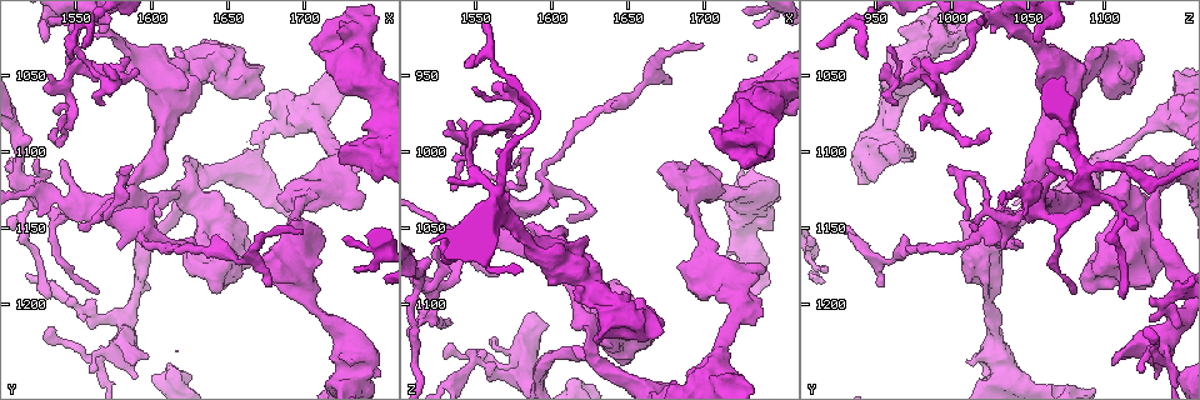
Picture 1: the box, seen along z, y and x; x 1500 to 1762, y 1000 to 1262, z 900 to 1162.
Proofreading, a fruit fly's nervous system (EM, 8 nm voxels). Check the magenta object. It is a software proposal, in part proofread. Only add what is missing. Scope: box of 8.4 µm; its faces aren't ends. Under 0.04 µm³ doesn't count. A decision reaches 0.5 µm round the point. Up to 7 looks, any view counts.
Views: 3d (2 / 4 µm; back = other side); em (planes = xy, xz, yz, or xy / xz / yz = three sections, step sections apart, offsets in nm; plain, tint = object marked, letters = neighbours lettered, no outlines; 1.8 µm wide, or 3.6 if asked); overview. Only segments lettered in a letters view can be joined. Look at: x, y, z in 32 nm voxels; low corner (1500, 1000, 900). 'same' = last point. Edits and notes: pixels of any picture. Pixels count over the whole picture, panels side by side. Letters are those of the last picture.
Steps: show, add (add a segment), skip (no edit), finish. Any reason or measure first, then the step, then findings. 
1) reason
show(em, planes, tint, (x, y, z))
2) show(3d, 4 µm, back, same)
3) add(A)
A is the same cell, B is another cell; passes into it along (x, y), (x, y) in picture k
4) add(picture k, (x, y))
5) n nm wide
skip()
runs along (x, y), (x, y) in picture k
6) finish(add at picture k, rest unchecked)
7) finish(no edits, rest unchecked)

a fork
show(3d, 4 µm, (1524, 1132, 1088))

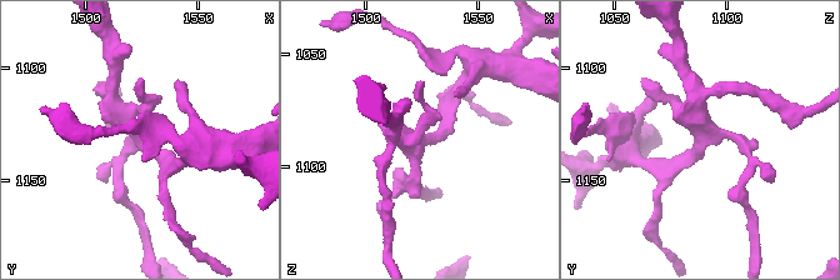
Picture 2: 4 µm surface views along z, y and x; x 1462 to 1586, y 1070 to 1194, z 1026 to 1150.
show(em, 3.6 µm, xy, step 4, tint, (1523, 1132, 1089))

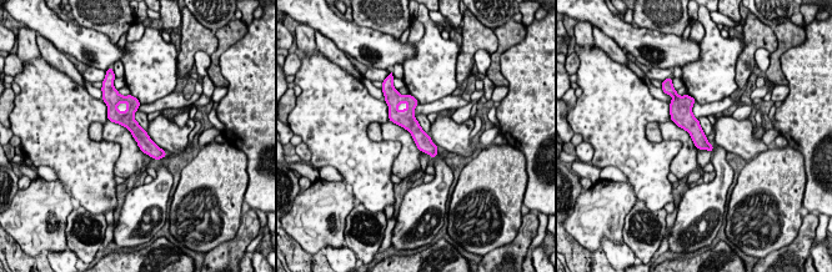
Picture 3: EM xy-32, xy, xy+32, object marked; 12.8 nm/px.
show(em, 3.6 µm, planes, letters, same)

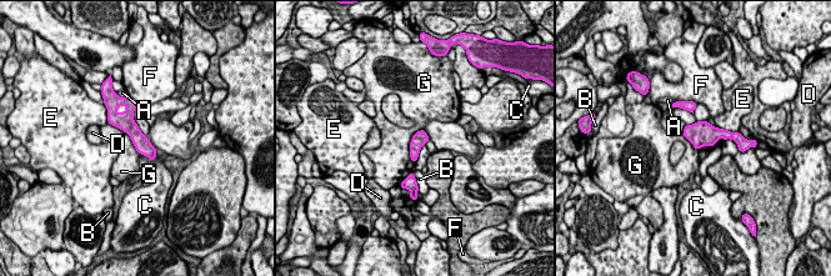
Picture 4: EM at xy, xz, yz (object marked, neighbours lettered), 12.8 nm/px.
skip()
A, B, C, D, E, F and G are other cells; border along (108, 123), (121, 129), (140, 155) in picture 4; none of them fits

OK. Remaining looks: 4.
sharp bend
show(em, planes, plain, (1580, 1048, 974))

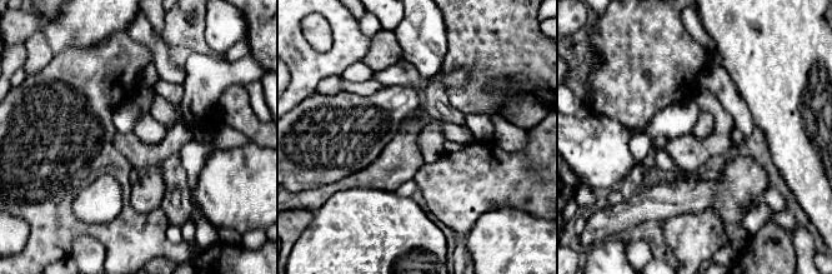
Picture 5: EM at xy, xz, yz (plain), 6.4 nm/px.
show(em, planes, letters, same)

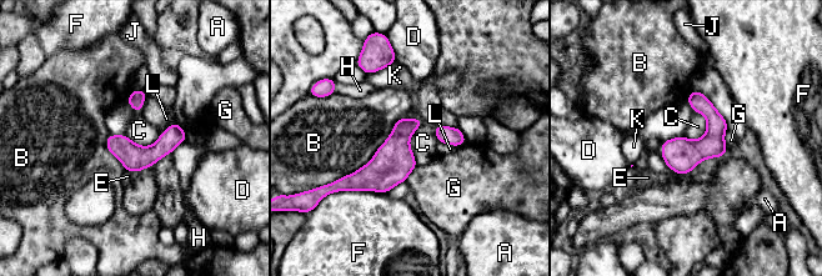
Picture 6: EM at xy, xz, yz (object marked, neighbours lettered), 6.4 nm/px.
skip()
A, B, C, D, E, F, G, H, J, K and L are other cells; border along (701, 113), (706, 131), (683, 136) in picture 6; none of them fits

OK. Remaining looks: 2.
finish(no edits, rest unchecked)

